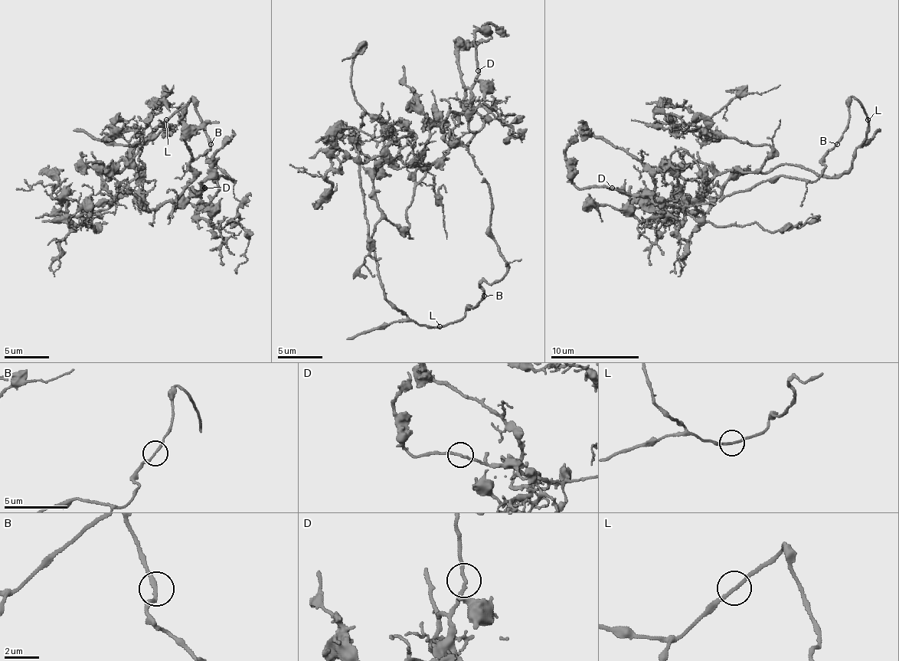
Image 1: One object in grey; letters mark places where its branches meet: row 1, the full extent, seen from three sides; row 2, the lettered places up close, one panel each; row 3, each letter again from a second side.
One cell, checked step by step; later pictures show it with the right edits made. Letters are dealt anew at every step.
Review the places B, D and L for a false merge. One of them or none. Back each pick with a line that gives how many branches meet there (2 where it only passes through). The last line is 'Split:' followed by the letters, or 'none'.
Split: none

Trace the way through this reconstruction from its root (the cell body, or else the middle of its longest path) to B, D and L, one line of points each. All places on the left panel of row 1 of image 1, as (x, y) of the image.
B: (191, 101), (191, 99), (196, 103), (196, 114), (211, 143)
D: (191, 101), (207, 158), (233, 181), (220, 176), (216, 194), (196, 205), (209, 203), (198, 194), (204, 188)
L: (191, 101), (187, 106), (178, 107), (167, 119)

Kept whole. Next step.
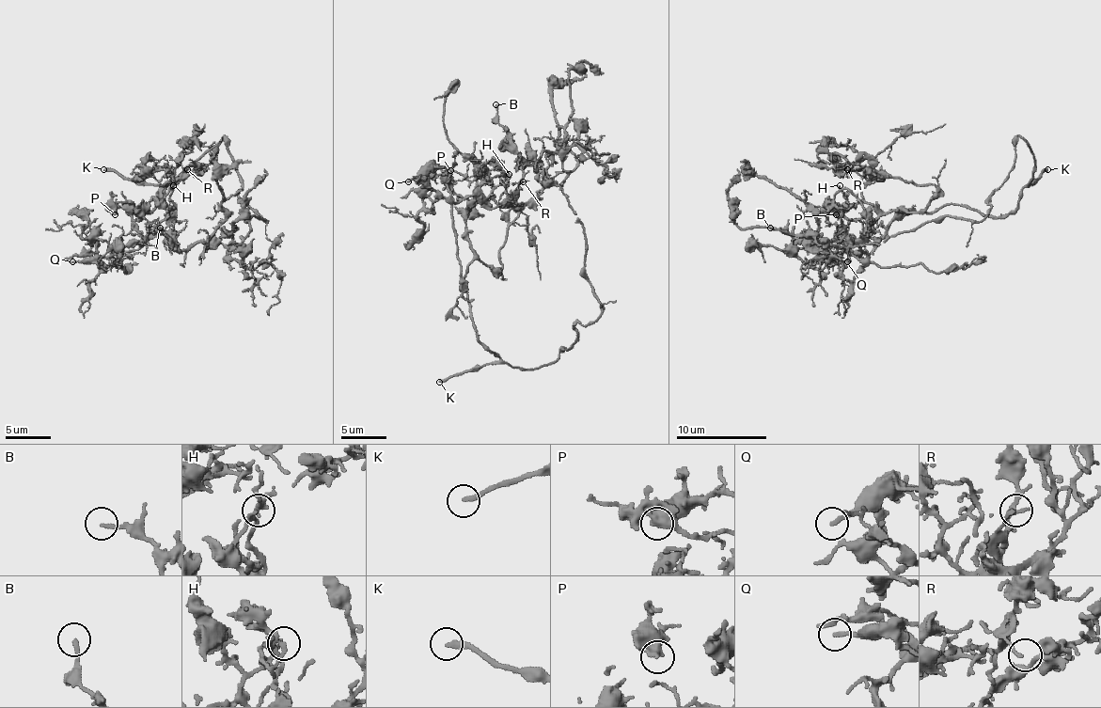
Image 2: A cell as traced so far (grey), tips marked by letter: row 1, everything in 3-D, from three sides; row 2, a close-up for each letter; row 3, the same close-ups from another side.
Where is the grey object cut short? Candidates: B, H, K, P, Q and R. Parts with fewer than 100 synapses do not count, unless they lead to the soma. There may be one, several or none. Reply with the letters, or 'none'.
K

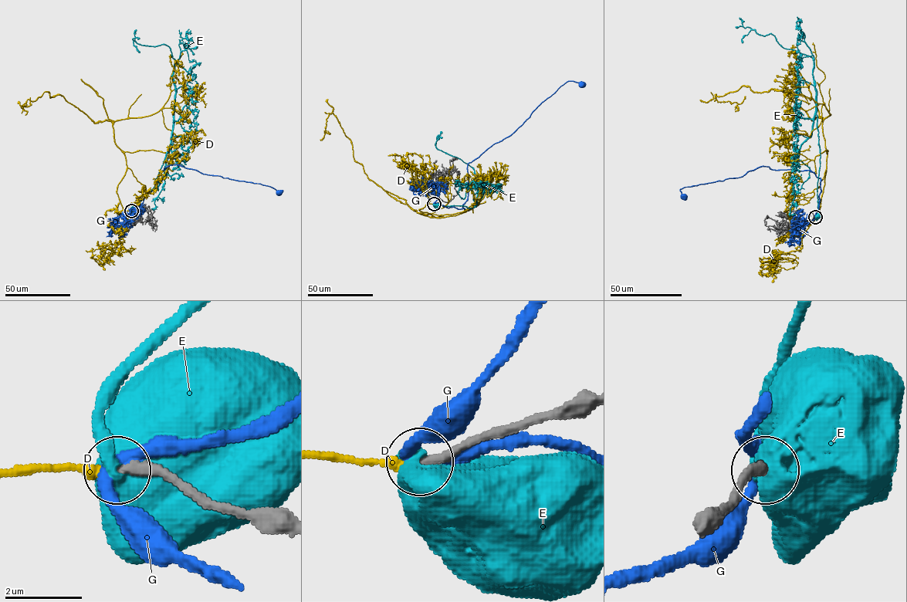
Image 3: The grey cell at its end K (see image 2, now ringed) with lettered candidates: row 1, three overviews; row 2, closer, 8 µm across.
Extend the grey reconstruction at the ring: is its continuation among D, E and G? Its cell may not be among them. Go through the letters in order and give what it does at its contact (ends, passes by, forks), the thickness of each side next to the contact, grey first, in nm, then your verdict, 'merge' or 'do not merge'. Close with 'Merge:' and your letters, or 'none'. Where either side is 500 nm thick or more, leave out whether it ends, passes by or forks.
D: it ends there; 280 nm thick on the grey side, 260 nm on the other; merge
E: 280 nm thick on the grey side, 650 nm on the other; do not merge
G: it passes by; 280 nm thick on the grey side, 320 nm on the other; do not merge
Merge: D

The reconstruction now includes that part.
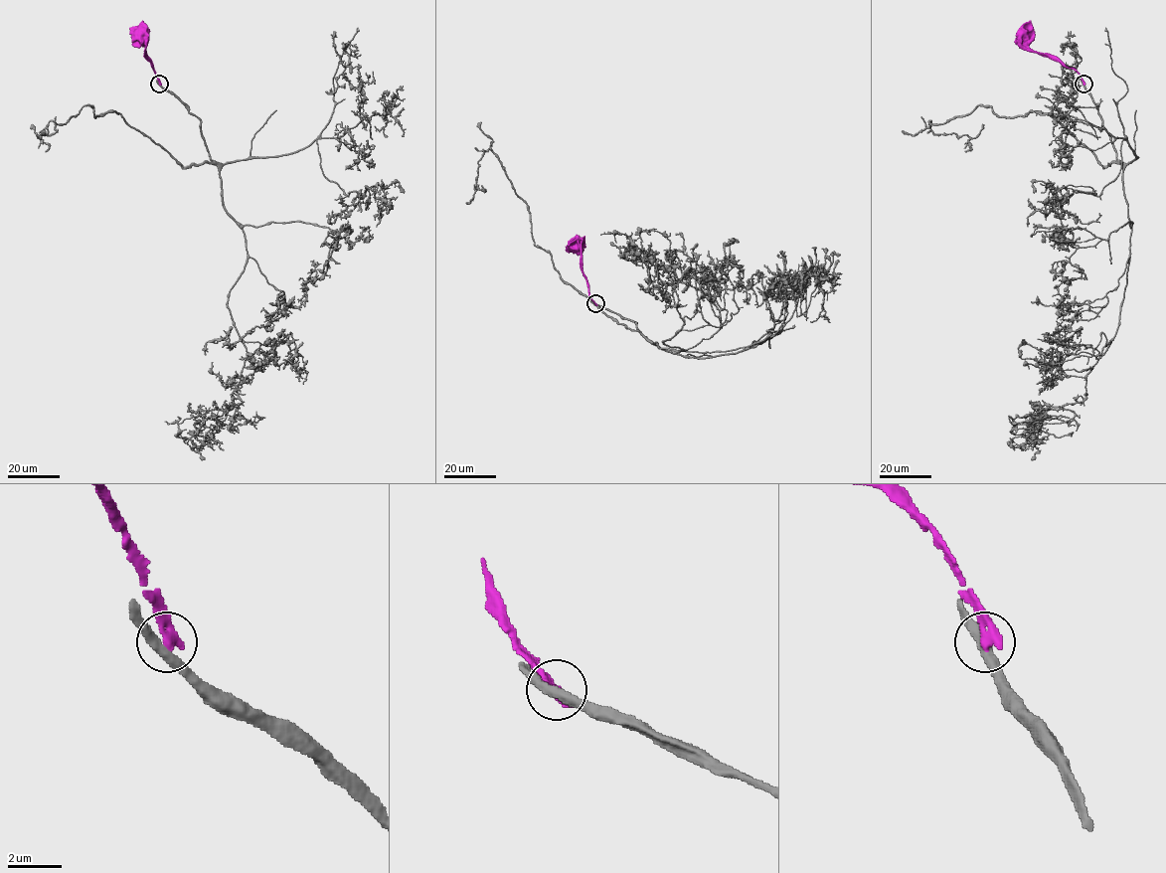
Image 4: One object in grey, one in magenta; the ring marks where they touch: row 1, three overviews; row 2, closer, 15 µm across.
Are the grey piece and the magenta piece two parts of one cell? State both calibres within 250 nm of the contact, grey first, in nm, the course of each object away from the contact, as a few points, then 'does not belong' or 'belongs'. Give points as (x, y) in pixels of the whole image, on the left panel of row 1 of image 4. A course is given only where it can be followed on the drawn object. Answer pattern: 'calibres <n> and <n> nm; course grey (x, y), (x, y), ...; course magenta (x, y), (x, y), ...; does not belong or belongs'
calibres 360 and 420 nm; course grey (159, 84), (200, 120), (224, 208), (248, 253), (227, 303), (248, 355), (242, 402), (189, 444); course magenta (160, 84), (145, 57), (146, 43), (136, 38), (135, 33), (139, 33); does not belong

